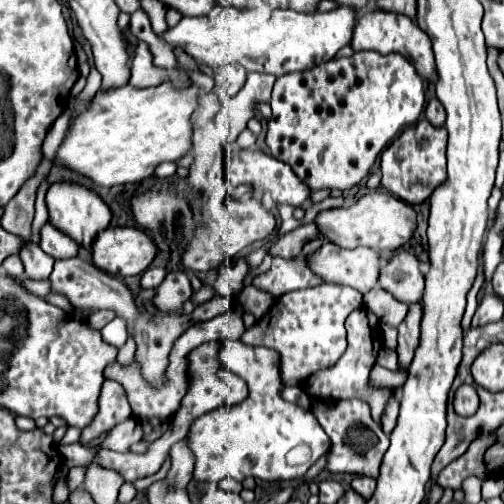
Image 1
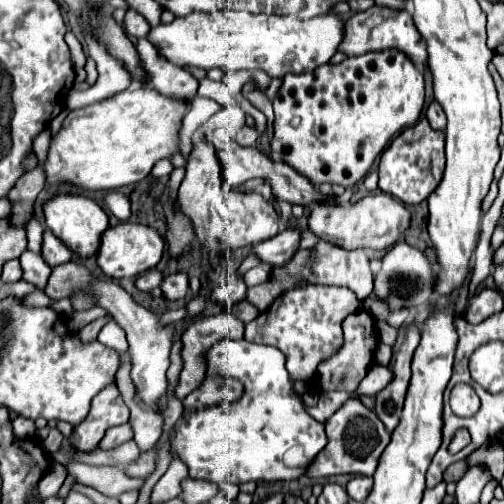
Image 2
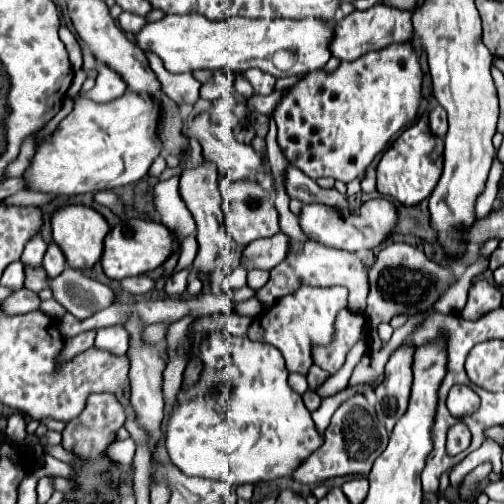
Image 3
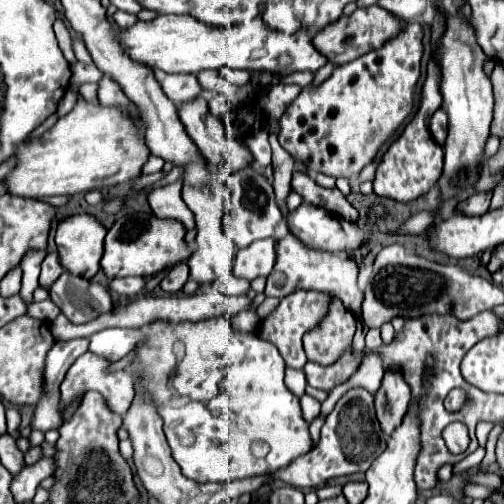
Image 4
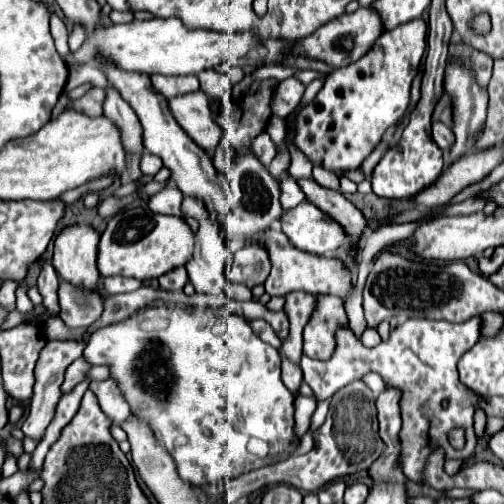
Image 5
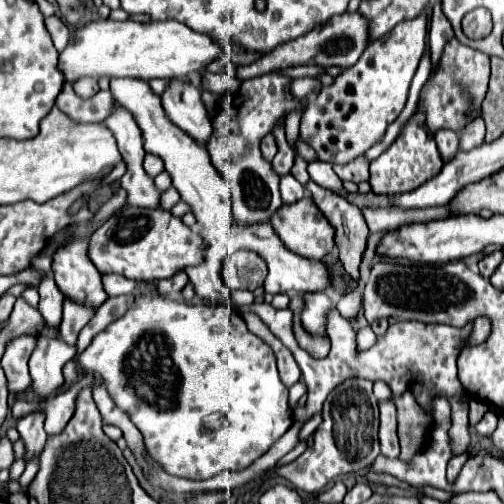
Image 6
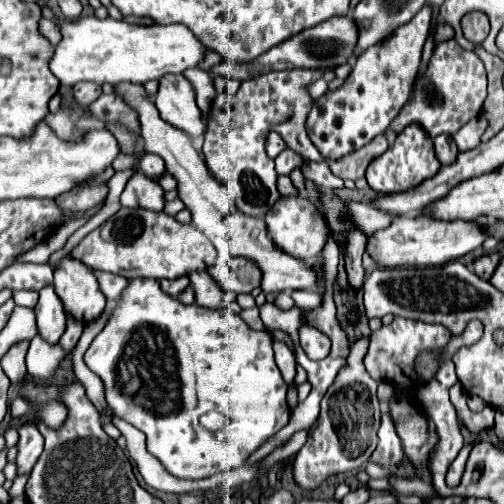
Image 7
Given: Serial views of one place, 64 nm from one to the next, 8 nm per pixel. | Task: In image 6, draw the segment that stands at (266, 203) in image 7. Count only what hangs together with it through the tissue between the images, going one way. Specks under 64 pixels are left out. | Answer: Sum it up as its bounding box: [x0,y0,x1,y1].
[206,72,368,224]

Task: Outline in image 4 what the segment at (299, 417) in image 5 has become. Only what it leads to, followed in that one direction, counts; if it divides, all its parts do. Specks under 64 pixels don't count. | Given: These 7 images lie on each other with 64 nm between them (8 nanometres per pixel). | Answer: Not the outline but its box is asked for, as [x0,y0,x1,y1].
[300,394,320,422]

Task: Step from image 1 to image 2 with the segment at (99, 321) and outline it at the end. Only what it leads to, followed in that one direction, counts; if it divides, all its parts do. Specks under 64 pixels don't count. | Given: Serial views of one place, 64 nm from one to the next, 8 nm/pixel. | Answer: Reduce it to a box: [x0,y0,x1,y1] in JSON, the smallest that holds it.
[78,318,110,342]

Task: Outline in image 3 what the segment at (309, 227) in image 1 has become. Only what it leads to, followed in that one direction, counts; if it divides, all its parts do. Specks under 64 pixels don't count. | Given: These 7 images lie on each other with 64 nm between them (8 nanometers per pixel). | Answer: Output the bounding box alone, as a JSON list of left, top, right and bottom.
[240,234,288,272]

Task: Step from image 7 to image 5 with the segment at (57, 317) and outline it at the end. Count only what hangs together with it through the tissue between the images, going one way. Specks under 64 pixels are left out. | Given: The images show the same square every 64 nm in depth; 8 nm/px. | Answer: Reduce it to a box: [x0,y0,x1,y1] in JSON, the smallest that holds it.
[38,260,60,316]

